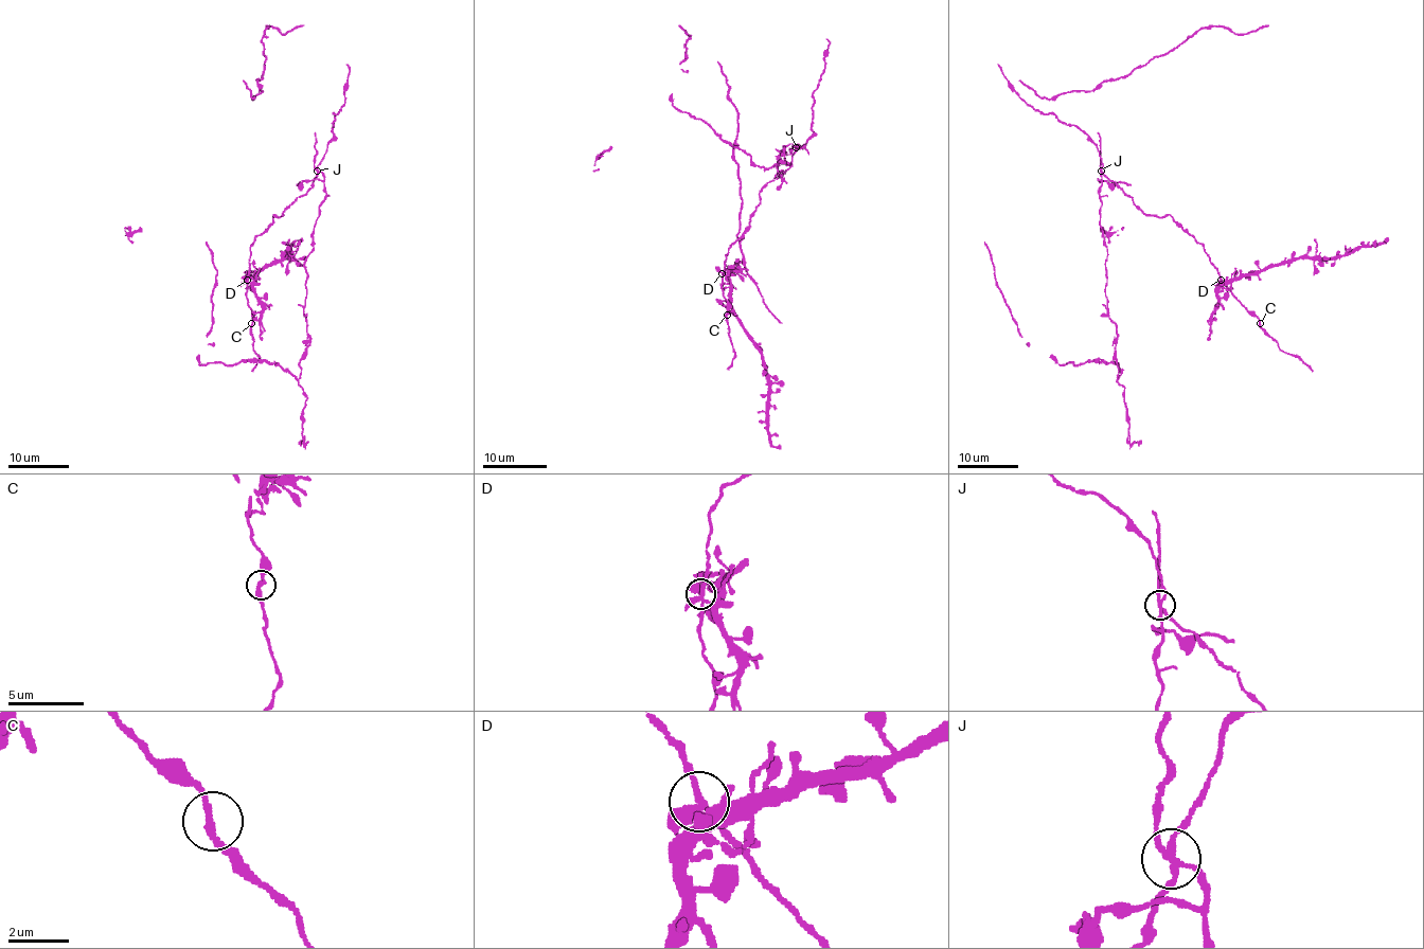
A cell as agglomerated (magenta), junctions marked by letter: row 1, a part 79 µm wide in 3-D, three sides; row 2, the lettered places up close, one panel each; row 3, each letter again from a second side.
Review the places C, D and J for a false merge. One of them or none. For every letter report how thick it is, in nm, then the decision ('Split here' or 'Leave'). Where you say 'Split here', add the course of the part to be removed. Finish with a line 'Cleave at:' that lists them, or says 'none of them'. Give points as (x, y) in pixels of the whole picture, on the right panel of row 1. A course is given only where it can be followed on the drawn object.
C: Thickness 200 nm. Leave
D: Thickness 260 nm. Leave
J: Thickness 190 nm. Split here
Cleave at: J

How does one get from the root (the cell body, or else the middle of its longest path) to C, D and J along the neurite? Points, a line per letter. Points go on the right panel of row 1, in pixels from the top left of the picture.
C: (1107, 301), (1101, 172), (1141, 211), (1170, 215), (1191, 235), (1225, 287), (1260, 323)
D: (1107, 301), (1107, 246), (1100, 225), (1101, 172), (1145, 213), (1170, 215), (1204, 247), (1221, 280)
J: (1107, 301), (1107, 246), (1100, 225), (1101, 171)

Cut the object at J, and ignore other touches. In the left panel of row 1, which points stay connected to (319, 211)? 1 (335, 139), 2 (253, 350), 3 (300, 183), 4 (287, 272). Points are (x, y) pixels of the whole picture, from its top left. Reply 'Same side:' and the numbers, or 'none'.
Same side: 3

